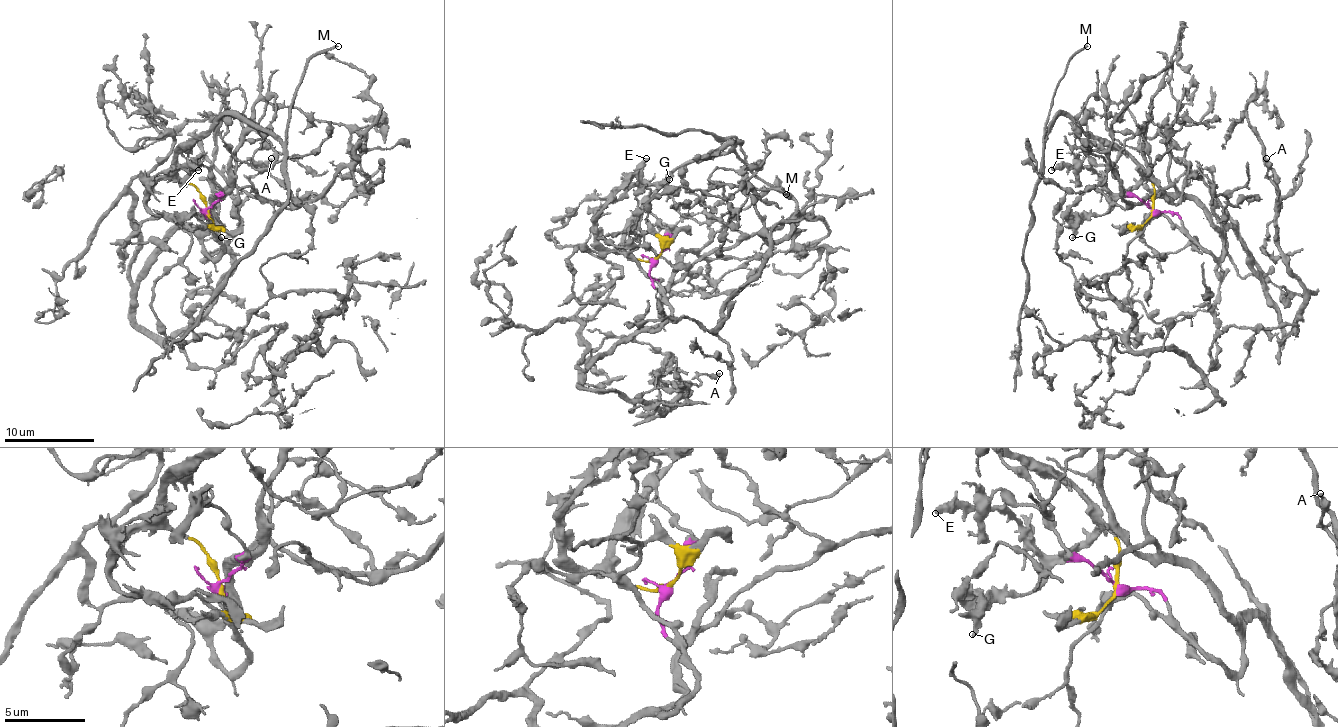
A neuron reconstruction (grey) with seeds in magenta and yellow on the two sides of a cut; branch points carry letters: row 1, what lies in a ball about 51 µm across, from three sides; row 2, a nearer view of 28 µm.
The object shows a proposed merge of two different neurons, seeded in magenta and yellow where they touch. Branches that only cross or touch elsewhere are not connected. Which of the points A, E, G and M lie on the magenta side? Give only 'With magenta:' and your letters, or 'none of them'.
With magenta: A

